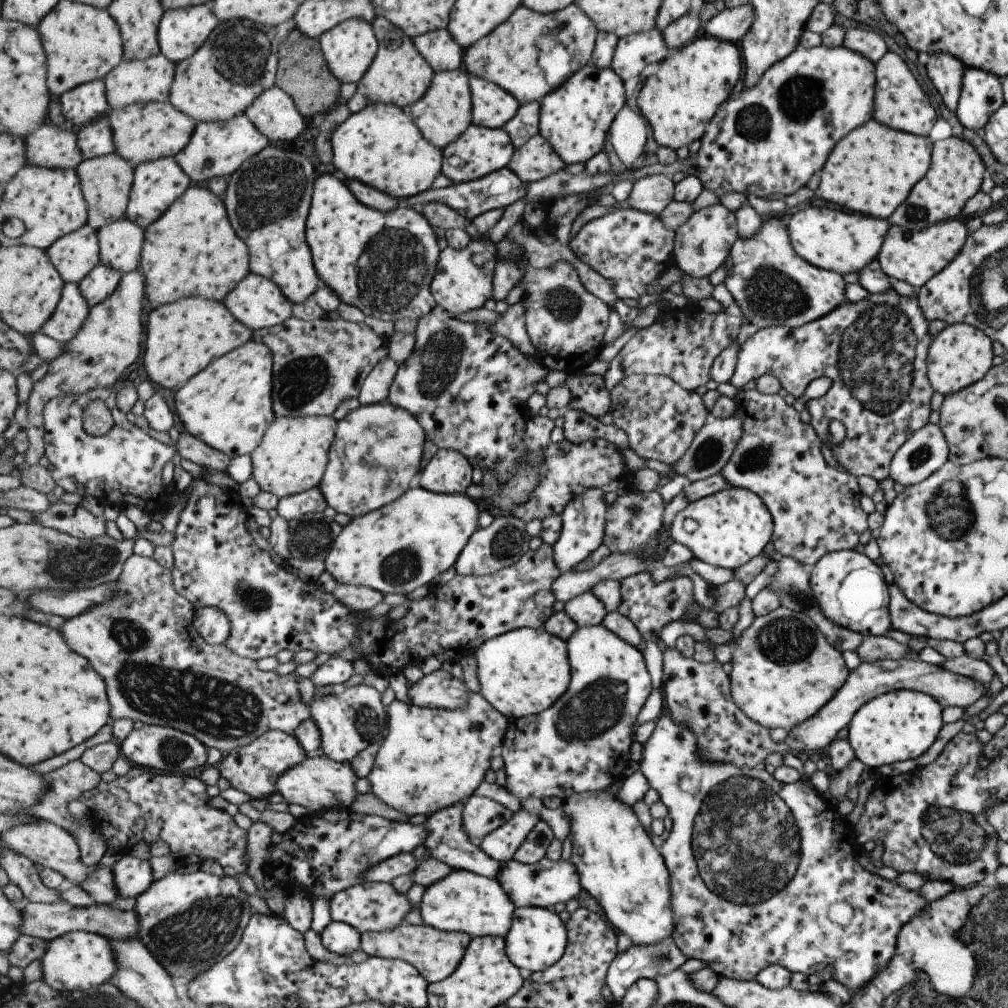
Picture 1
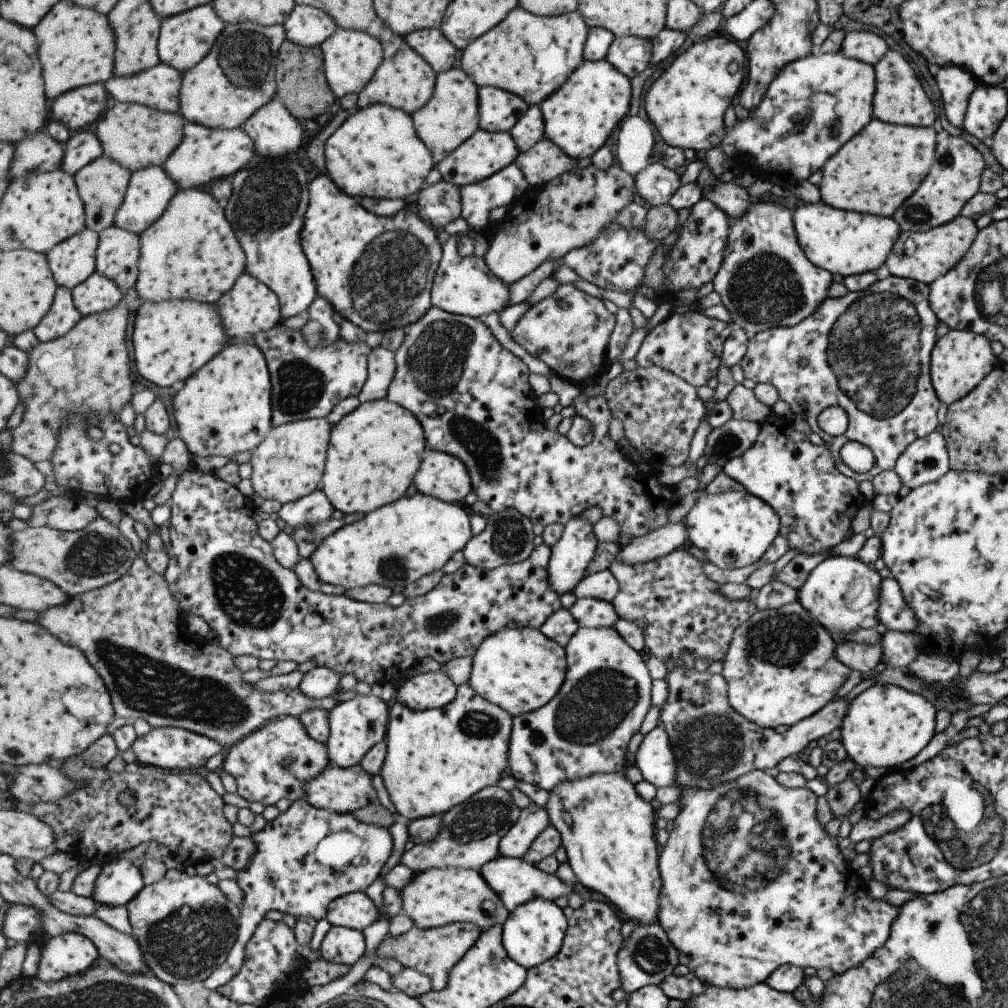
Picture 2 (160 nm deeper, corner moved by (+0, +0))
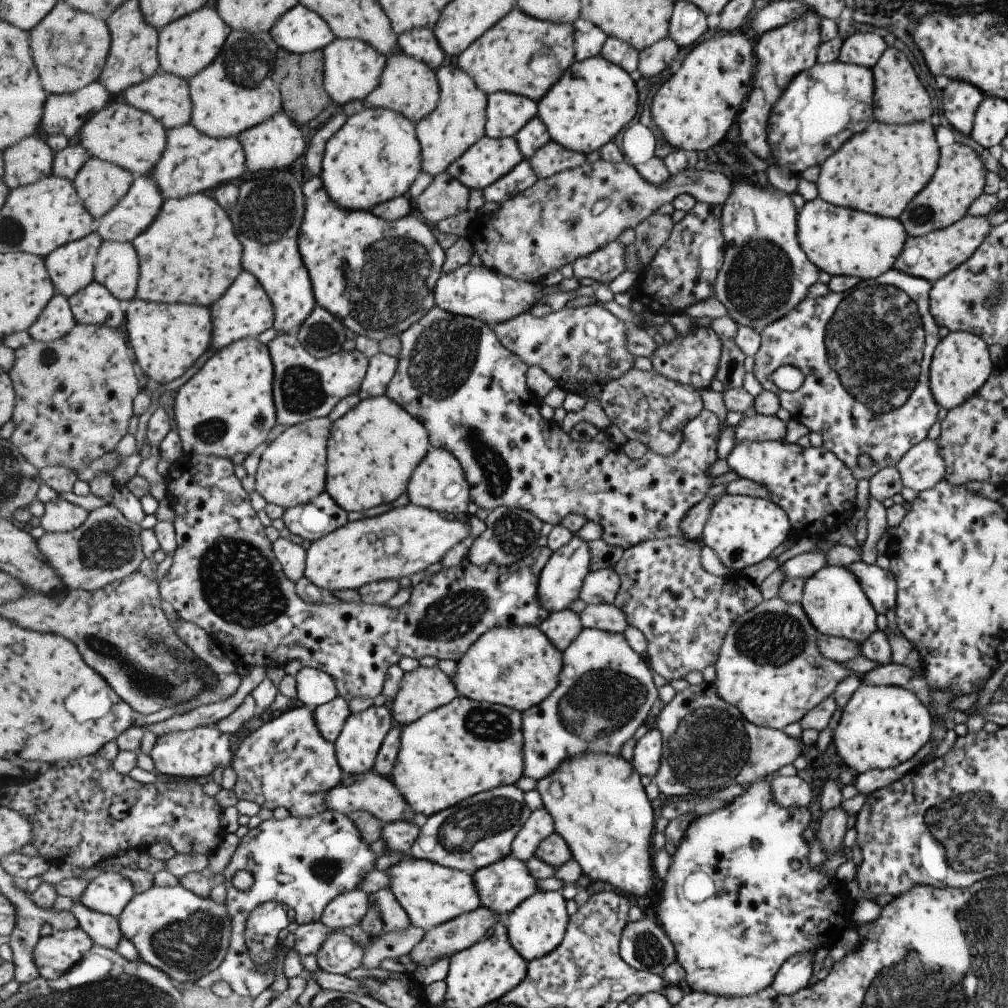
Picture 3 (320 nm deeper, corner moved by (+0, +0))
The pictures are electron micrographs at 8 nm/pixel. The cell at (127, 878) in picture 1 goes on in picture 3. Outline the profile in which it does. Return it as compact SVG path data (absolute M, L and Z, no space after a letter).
M106 871L90 881L80 902L91 910L119 919L136 895L135 884L125 873Z

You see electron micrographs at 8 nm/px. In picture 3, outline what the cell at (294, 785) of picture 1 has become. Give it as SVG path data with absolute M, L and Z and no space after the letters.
M375 771L364 774L346 774L344 782L341 782L340 786L329 790L327 803L328 809L349 816L357 811L369 812L376 818L385 820L386 824L401 820L424 821L423 818L413 812L413 808L409 806L409 802L403 797L403 794L397 790L397 786L392 782L391 778L379 775Z

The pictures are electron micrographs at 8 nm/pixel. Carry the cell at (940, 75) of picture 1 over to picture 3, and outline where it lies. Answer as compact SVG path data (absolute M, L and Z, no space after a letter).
M951 80L941 90L943 100L943 117L952 129L963 136L970 136L973 114L977 110L982 93L963 80Z

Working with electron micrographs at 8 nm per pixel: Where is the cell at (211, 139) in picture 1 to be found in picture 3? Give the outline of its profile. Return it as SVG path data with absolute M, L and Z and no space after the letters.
M189 123L177 129L169 129L168 149L151 174L161 184L161 191L165 192L165 200L168 200L207 192L237 180L247 172L247 164L245 146L238 137L214 138Z

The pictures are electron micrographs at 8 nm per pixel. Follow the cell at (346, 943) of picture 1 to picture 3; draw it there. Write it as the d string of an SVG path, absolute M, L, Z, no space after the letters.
M343 930L334 931L323 944L317 956L319 967L335 975L346 975L355 968L361 968L363 948Z

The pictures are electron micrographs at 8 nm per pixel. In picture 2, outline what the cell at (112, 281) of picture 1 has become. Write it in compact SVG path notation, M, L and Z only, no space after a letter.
M95 273L72 290L76 307L84 317L113 310L123 302L124 291L113 279Z

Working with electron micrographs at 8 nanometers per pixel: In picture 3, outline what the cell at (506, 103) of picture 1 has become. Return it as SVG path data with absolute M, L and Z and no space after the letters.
M506 91L488 95L488 126L486 135L492 138L517 137L539 114L539 103L529 97Z

